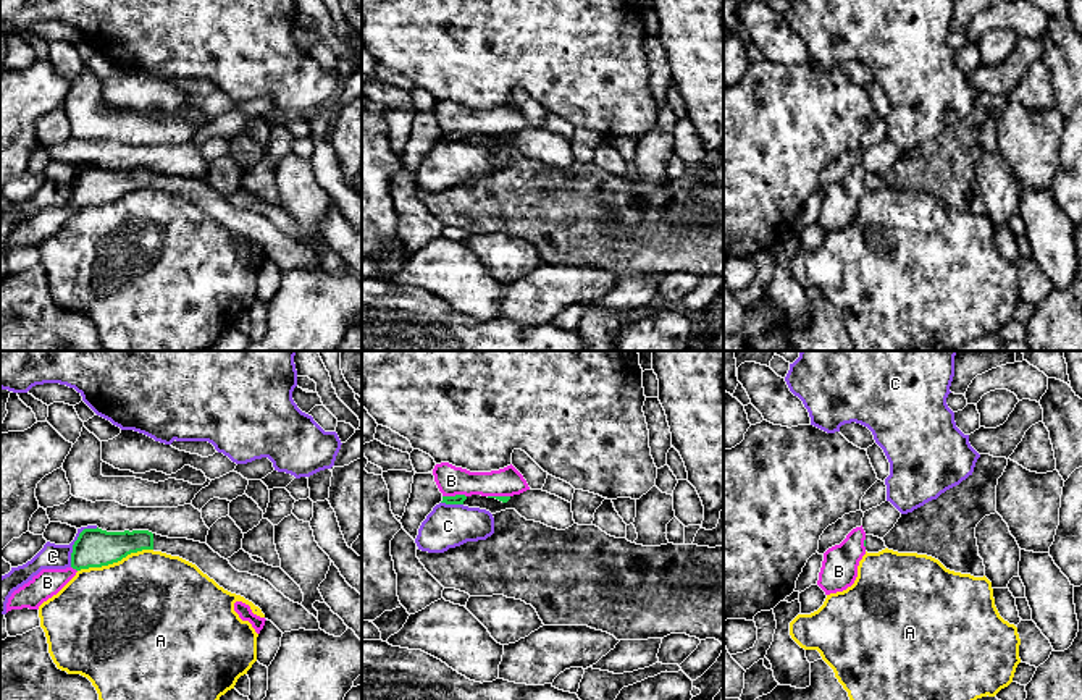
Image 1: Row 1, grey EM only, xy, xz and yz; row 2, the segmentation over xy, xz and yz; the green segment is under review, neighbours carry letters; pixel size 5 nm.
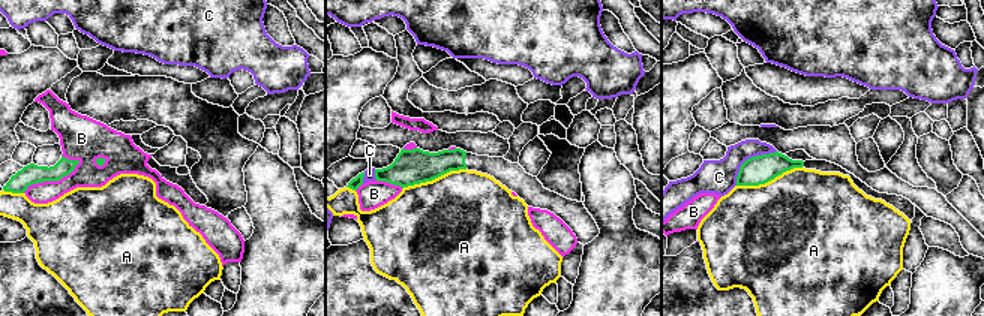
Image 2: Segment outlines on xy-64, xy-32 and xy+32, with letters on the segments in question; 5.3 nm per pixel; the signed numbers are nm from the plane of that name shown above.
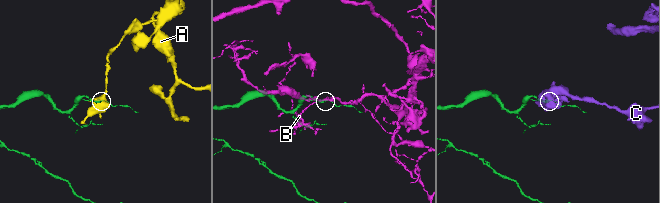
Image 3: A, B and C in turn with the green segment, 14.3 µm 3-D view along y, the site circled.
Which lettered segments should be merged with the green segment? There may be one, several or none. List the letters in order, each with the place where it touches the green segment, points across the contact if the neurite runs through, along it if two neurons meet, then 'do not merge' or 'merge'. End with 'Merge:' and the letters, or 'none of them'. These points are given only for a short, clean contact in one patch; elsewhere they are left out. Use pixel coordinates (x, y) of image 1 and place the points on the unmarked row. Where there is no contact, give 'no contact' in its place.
A: meets green in xy at (115, 199); do not merge
B: meets green in xz at (456, 133); do not merge
C: meets green in xy at (75, 180); do not merge
Merge: none of them

